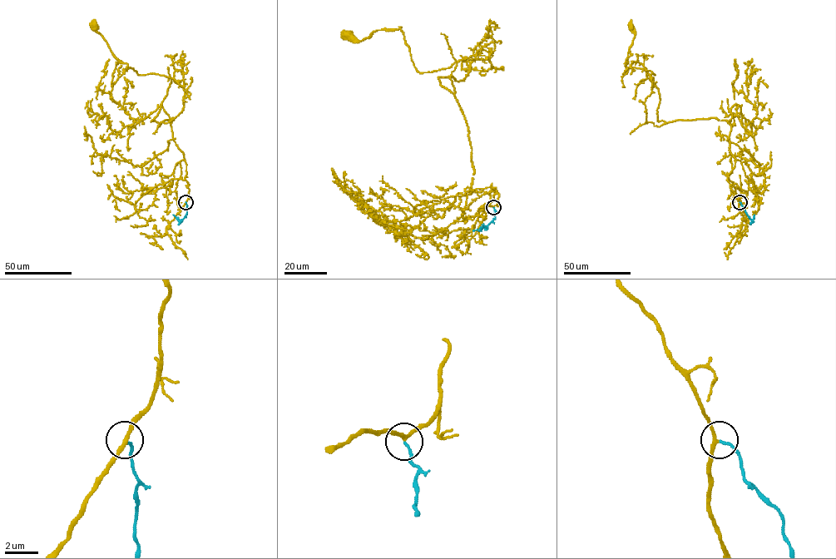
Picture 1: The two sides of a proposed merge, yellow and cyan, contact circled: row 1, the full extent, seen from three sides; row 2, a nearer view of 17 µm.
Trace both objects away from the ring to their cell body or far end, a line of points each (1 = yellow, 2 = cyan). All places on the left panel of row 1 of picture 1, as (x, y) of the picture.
1: (185, 202), (186, 166), (173, 139), (174, 119), (151, 121), (170, 78), (139, 75), (126, 67), (92, 26)
2: (185, 202), (186, 213), (183, 219), (179, 220), (172, 215)

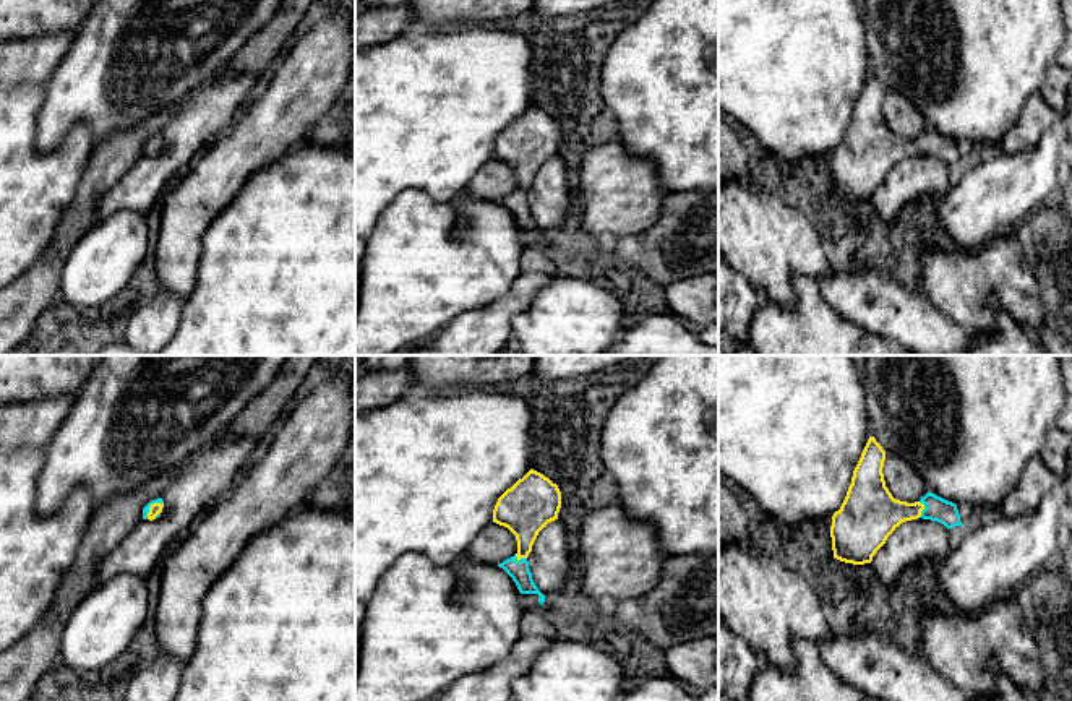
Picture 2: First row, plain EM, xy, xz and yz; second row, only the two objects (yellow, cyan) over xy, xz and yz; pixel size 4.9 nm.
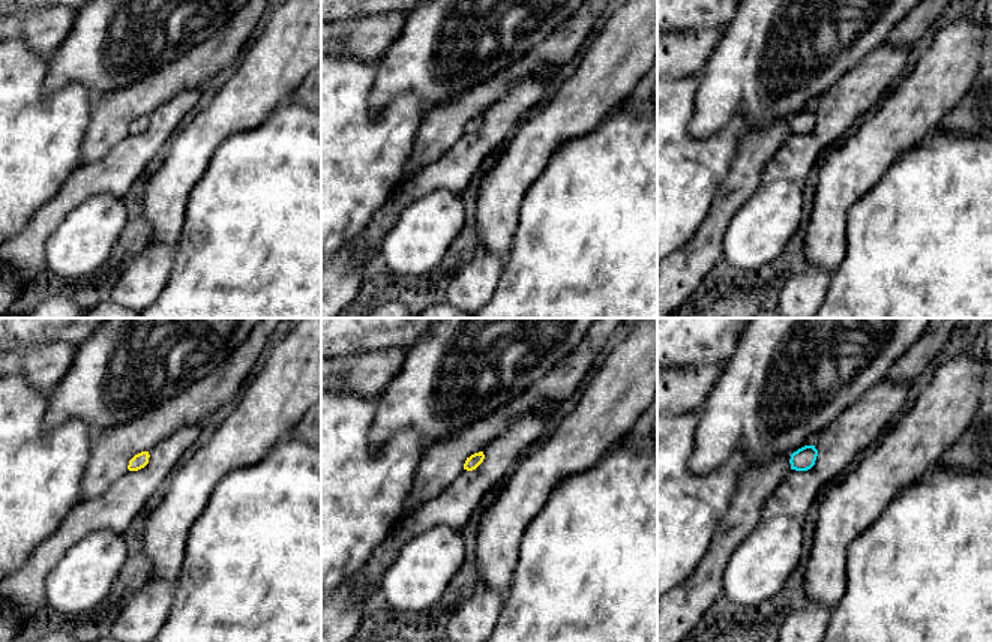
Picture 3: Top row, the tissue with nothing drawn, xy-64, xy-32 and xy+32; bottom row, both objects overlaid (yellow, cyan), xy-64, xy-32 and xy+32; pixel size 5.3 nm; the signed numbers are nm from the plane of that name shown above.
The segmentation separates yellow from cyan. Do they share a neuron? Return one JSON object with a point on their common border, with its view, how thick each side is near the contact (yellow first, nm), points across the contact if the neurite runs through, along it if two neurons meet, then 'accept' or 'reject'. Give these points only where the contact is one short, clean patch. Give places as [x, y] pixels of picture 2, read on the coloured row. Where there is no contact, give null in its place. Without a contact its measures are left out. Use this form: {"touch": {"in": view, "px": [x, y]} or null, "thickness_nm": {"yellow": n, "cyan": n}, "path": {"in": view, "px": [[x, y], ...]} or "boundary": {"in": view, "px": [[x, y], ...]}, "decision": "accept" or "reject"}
{"touch": {"in": "yz", "px": [921, 510]}, "thickness_nm": {"yellow": 280, "cyan": 120}, "path": {"in": "yz", "px": [[871, 513], [921, 510], [936, 508]]}, "decision": "accept"}

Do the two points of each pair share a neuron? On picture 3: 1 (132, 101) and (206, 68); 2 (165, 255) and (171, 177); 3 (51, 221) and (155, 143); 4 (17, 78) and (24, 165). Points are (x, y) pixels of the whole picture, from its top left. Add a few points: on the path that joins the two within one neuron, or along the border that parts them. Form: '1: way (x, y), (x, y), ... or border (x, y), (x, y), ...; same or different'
1: way (150, 92), (188, 71); same
2: border (150, 239), (176, 243); different
3: way (74, 194), (87, 180), (113, 174), (128, 159); same
4: way (17, 99), (17, 144); same

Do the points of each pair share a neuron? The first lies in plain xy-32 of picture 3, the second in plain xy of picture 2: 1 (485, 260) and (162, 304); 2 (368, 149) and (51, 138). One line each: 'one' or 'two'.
1: one
2: two

